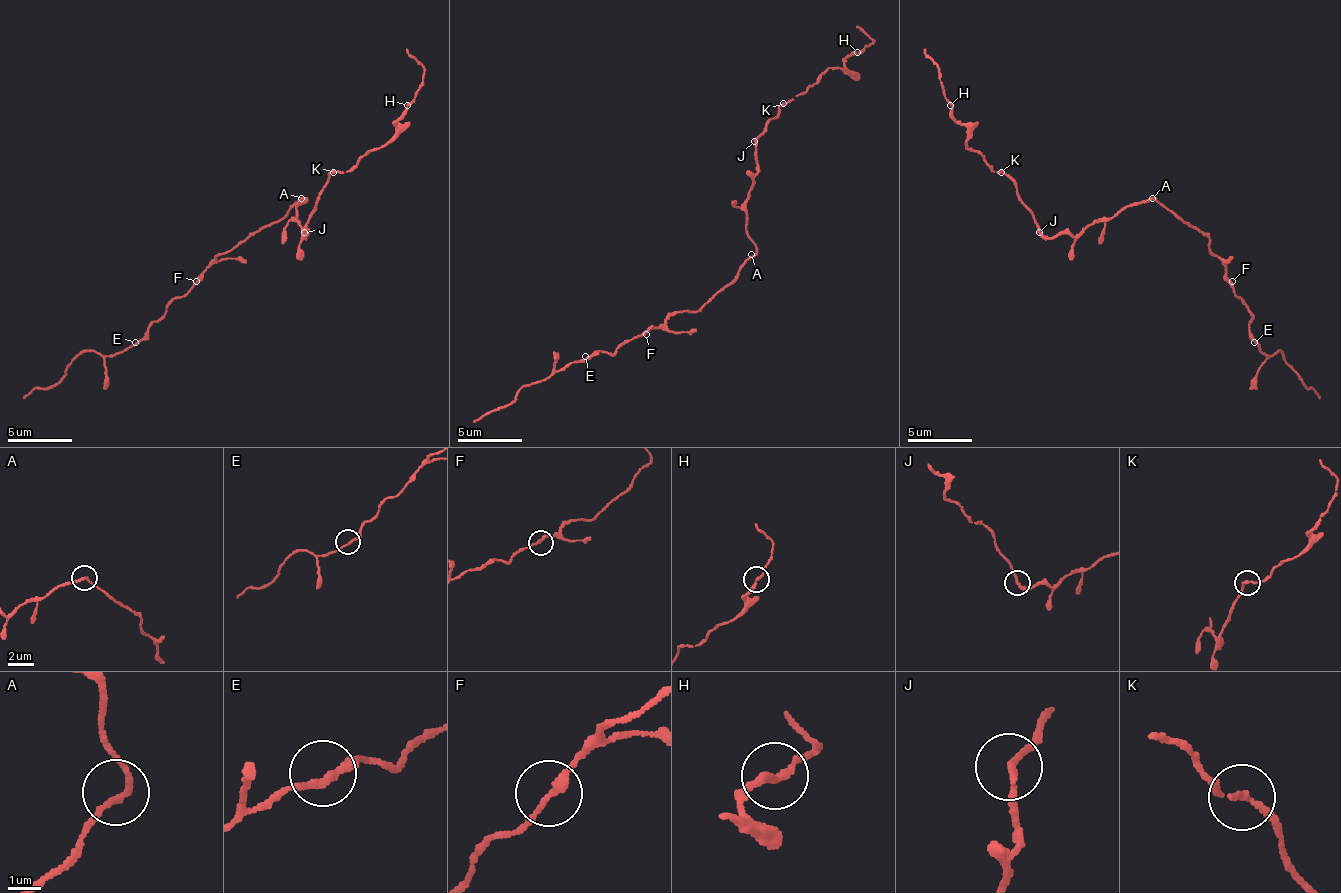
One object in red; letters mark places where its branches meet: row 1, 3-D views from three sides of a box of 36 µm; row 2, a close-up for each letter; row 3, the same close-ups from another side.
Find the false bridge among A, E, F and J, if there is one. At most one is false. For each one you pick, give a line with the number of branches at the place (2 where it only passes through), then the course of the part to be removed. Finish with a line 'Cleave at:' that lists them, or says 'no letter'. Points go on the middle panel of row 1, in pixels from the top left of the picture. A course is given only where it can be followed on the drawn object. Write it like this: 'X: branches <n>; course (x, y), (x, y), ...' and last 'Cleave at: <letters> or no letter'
Cleave at: no letter

